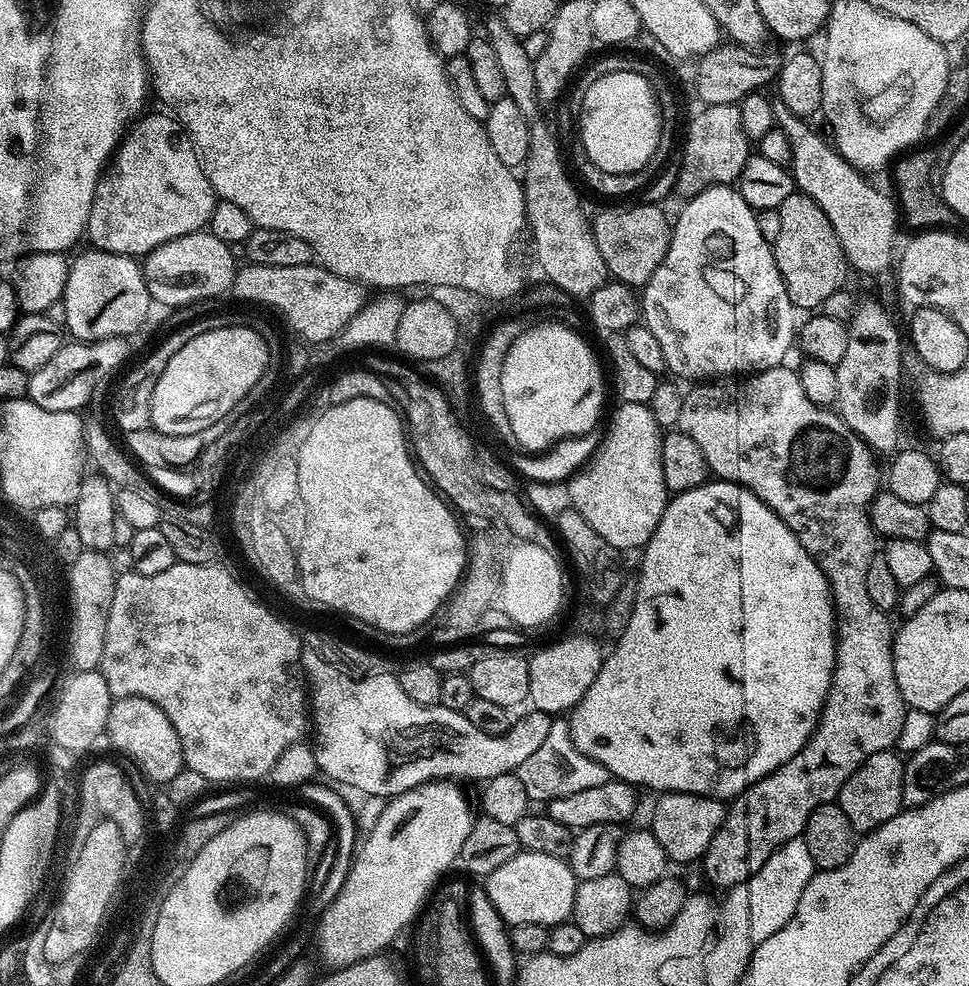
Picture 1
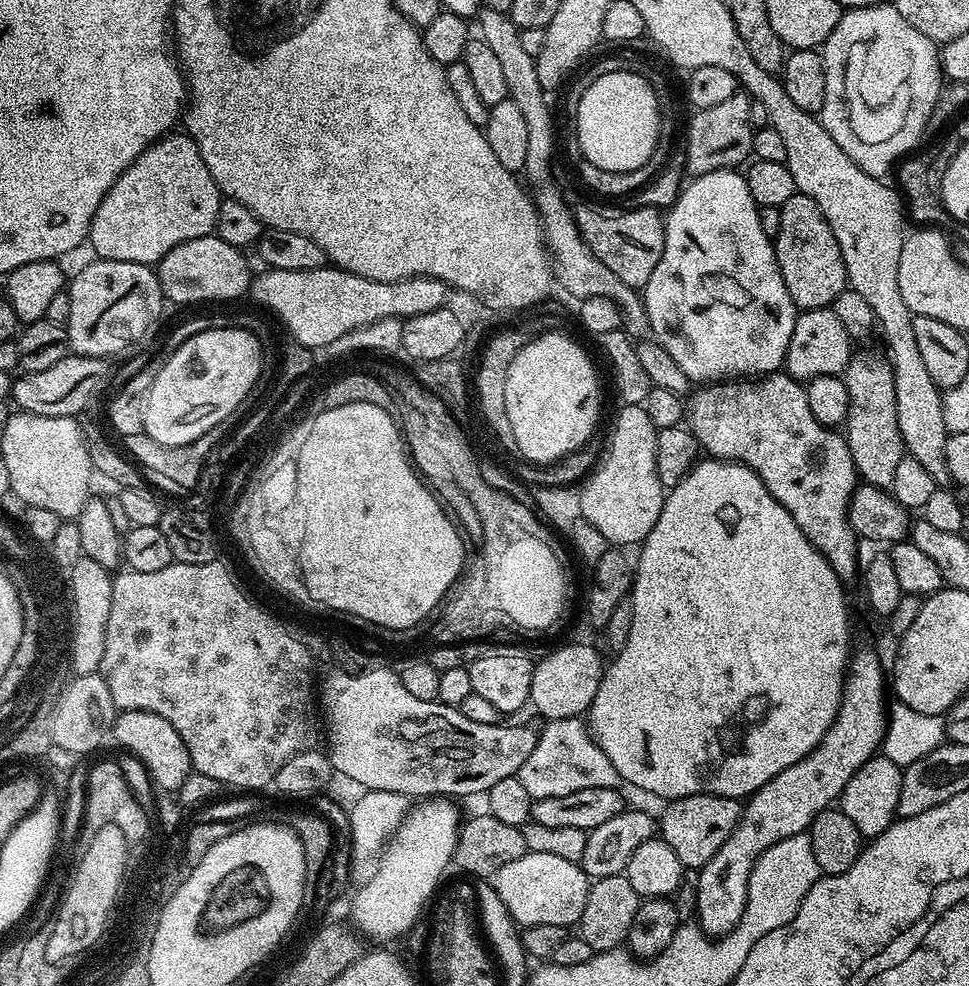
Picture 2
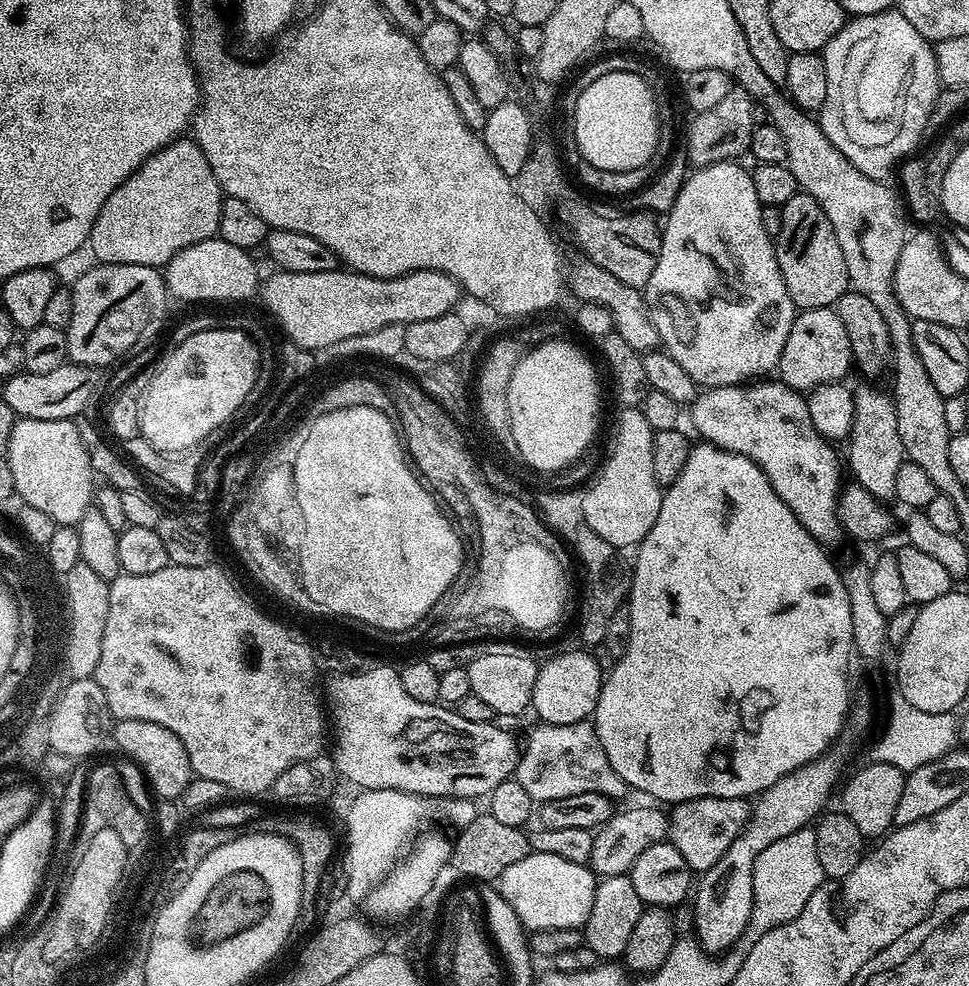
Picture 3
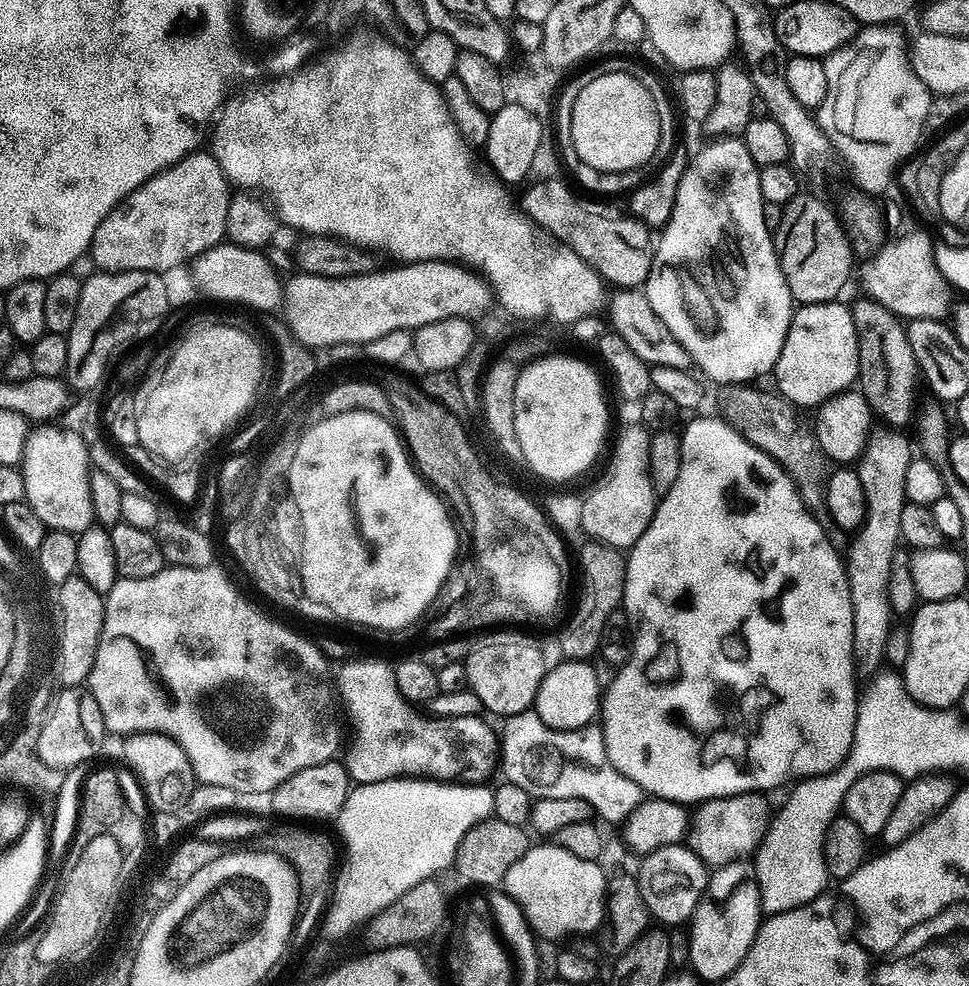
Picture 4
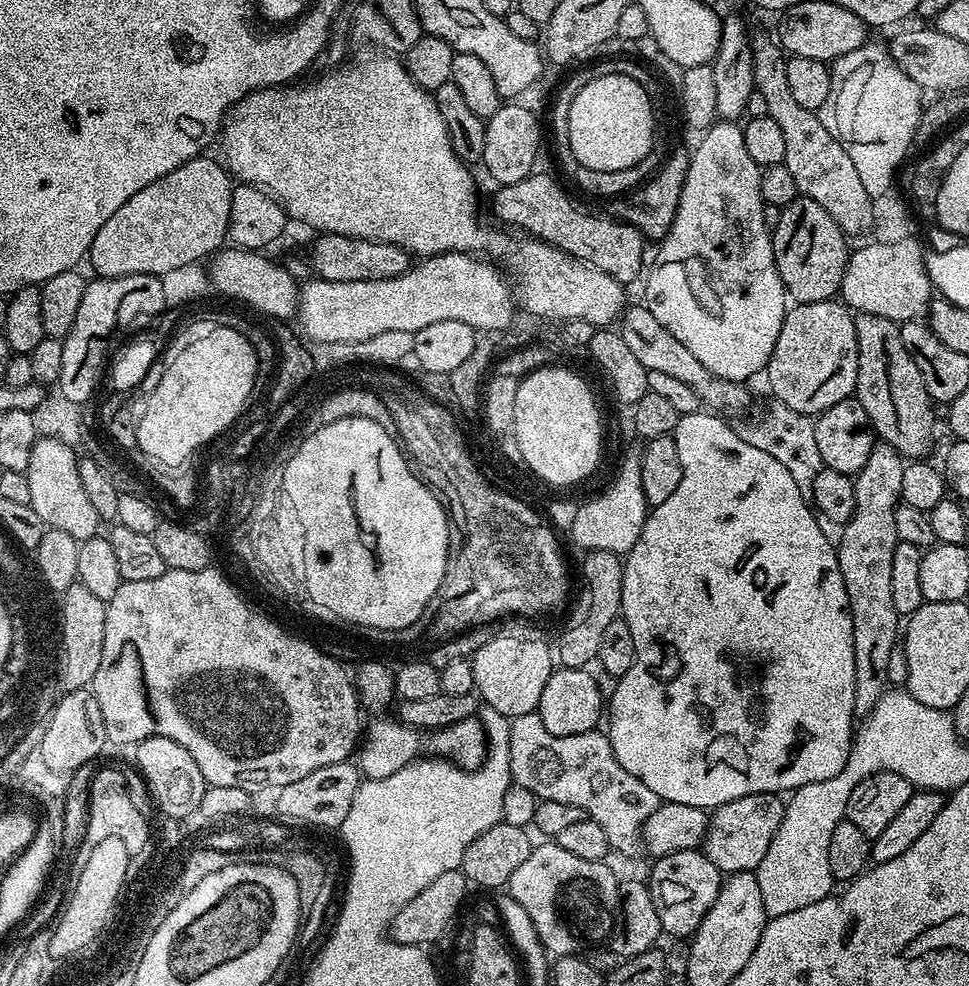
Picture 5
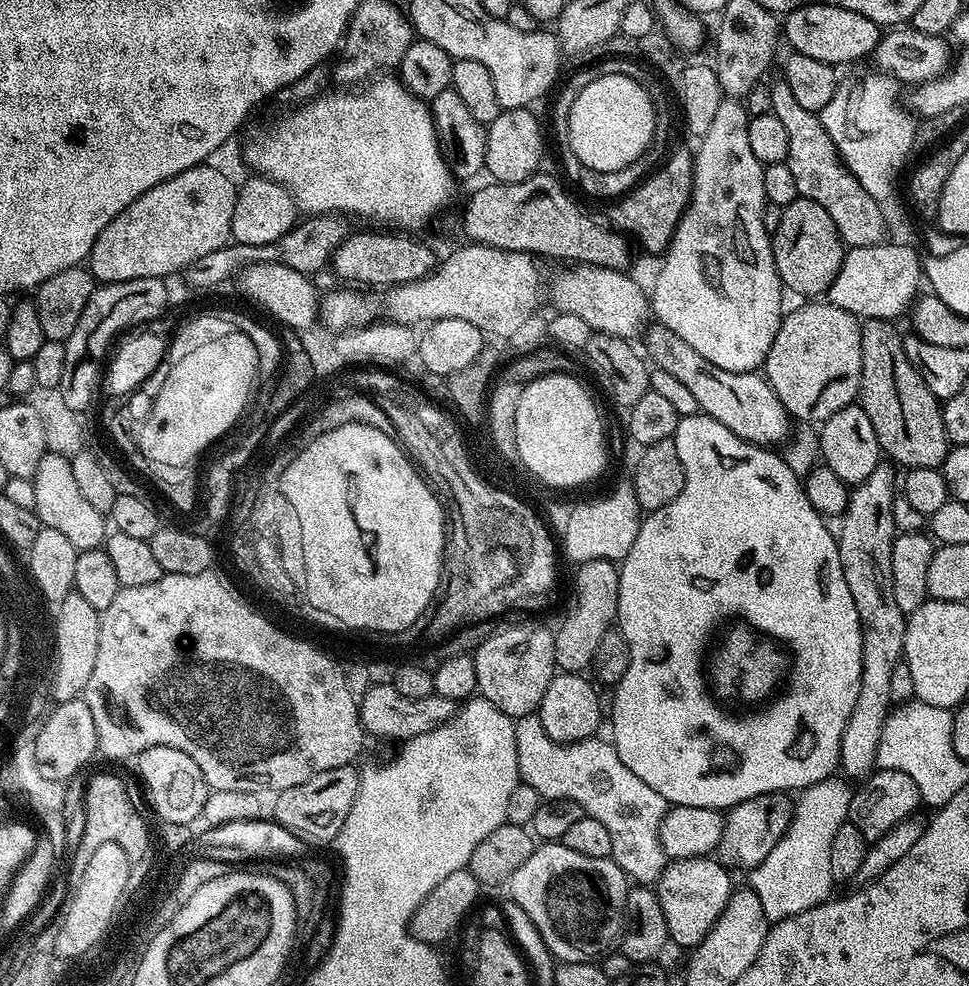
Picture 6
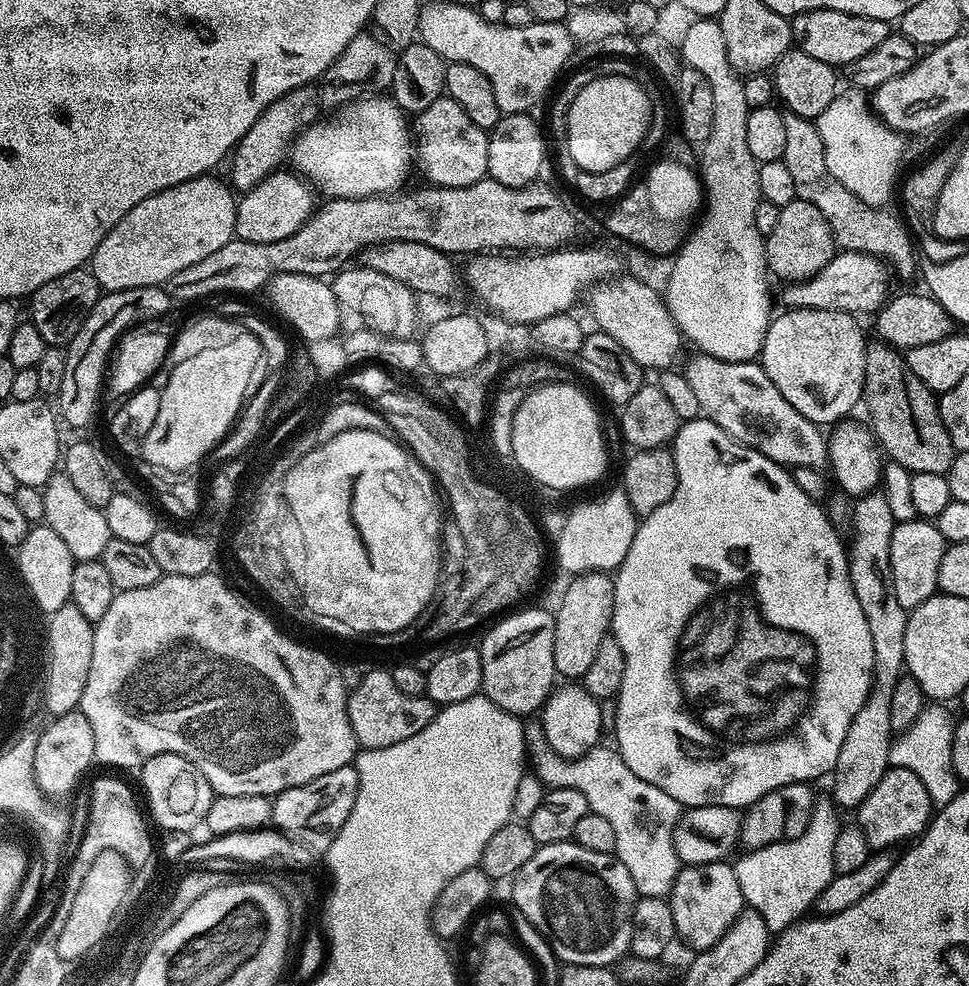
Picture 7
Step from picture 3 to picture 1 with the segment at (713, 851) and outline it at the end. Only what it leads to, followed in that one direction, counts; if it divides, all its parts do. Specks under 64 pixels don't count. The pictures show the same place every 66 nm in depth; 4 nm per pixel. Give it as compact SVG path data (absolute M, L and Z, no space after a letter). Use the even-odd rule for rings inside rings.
M666 792L655 797L656 805L652 808L650 831L658 838L658 846L668 855L673 865L685 866L699 861L710 846L714 834L724 821L725 801L715 796L699 796L693 792Z

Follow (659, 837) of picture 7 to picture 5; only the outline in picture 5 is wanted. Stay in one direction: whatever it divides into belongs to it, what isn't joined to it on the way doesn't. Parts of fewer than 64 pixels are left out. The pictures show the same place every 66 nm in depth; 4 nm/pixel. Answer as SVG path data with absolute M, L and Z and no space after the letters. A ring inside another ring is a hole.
M539 711L511 717L510 770L513 781L518 786L526 786L526 790L536 795L537 801L562 802L581 808L587 819L598 822L598 826L606 830L609 845L615 851L617 848L624 856L632 856L636 851L641 851L642 829L646 818L650 818L650 814L662 803L660 797L654 794L654 790L646 786L646 782L634 778L634 774L630 774L621 766L603 731L593 730L569 736L550 734L550 730L542 726Z

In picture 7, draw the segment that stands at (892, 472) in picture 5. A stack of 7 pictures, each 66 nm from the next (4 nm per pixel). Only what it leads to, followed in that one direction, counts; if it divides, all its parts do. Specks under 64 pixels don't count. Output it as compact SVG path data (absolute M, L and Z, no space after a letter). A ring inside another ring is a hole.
M883 491L869 492L859 497L852 508L852 544L847 549L848 573L870 625L870 639L874 642L874 670L872 688L866 702L850 730L846 730L846 742L838 750L838 762L831 773L833 780L831 797L841 808L854 810L859 807L866 794L878 784L888 771L888 755L892 749L894 729L890 722L890 697L894 695L894 682L905 671L904 651L906 650L906 622L909 609L903 608L894 598L894 582L890 574L890 534L896 529L897 521L890 514L890 502Z

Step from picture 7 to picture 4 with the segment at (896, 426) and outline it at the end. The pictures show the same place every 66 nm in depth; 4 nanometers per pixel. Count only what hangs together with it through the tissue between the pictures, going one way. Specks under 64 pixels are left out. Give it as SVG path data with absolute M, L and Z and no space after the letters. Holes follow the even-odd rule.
M871 298L851 301L852 325L858 338L858 358L860 375L858 391L864 395L877 417L881 416L888 426L901 426L911 419L914 412L912 402L916 396L913 392L914 382L918 380L916 359L910 350L907 327L901 317L895 316L886 306Z

